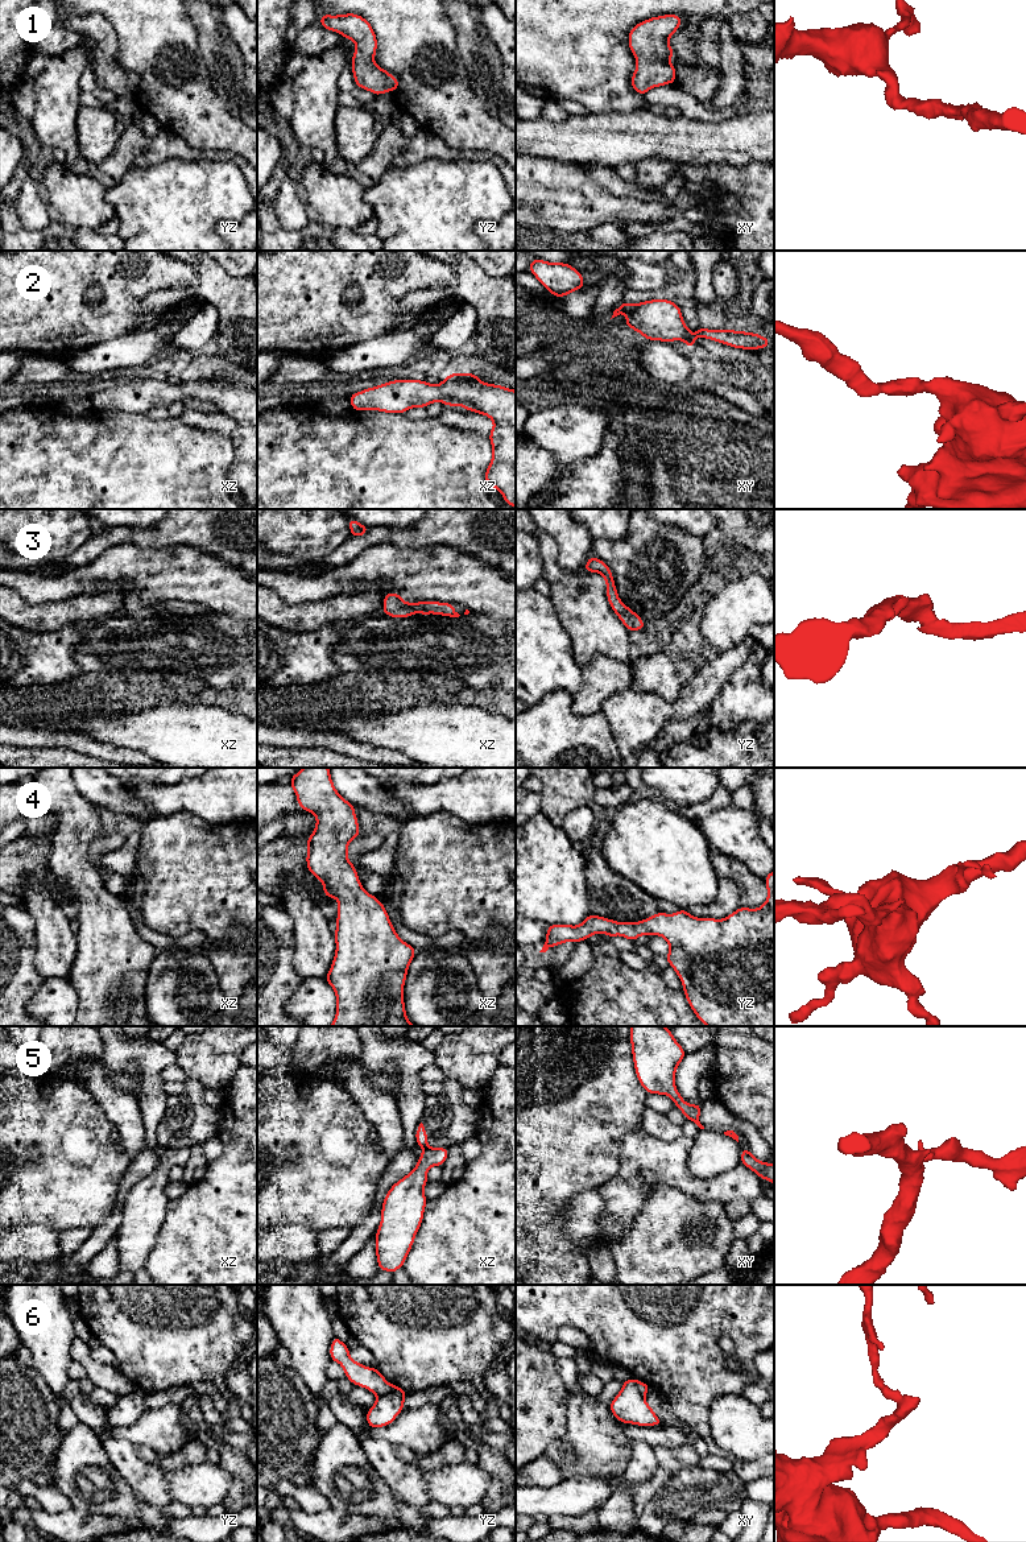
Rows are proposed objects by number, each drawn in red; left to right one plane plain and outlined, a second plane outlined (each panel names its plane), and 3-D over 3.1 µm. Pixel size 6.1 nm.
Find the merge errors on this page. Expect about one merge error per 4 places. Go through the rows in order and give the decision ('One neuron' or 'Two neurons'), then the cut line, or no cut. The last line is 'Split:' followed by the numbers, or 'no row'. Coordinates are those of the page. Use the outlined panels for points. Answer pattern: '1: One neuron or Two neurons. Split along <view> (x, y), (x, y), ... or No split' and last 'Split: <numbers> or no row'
1: One neuron. No split
2: One neuron. No split
3: One neuron. No split
4: One neuron. No split
5: One neuron. No split
6: Two neurons. Split along yz (389, 1384), (377, 1396)
Split: 6

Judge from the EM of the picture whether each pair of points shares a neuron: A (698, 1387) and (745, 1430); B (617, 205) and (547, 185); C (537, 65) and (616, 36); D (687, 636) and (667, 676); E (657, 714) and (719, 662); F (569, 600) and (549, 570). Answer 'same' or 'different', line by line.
A: different
B: same
C: same
D: different
E: same
F: same

